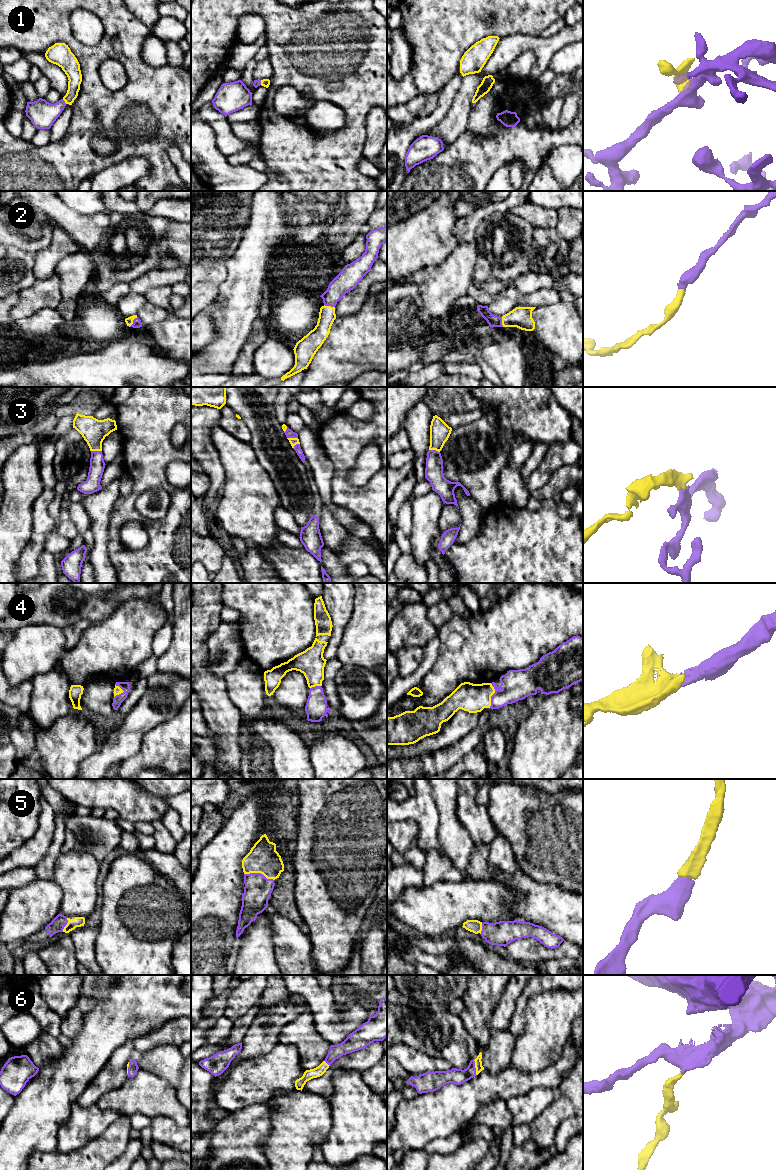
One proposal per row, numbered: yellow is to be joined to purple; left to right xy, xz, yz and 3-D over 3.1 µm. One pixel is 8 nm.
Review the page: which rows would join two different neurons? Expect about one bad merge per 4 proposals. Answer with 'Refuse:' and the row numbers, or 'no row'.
Refuse: no row

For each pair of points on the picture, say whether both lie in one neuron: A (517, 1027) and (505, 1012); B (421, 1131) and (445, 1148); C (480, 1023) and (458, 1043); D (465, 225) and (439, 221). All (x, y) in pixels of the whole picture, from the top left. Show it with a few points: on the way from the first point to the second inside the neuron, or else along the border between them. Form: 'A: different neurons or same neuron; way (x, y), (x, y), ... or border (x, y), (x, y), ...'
A: different neurons; border (517, 997), (514, 1014), (508, 1028)
B: different neurons; border (455, 1131), (445, 1137), (432, 1139), (422, 1149)
C: different neurons; border (458, 1015), (464, 1028), (474, 1040)
D: different neurons; border (458, 220), (454, 227), (453, 235), (459, 244)

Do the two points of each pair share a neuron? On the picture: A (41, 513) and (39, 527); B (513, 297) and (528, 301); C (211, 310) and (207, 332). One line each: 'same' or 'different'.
A: same
B: different
C: same

